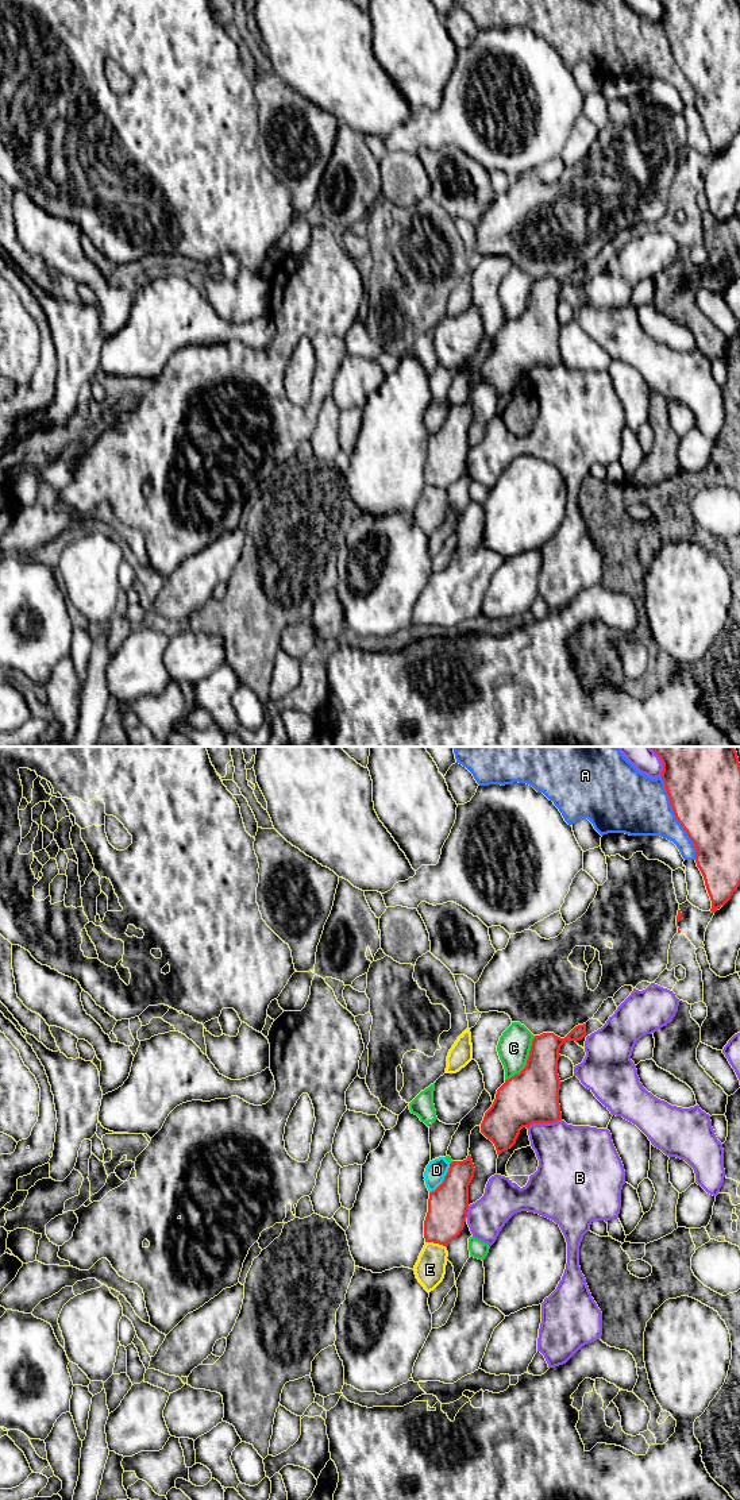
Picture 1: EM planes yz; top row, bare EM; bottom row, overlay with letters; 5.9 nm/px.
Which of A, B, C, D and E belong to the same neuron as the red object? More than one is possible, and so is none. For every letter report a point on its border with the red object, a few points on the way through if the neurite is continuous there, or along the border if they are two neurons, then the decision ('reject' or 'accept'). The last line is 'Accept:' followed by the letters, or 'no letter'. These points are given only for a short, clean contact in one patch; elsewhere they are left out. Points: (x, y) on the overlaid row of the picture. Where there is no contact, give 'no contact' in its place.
A: meets red in yz at (675, 817); reject
B: meets red in yz at (543, 1122); reject
C: meets red in yz at (527, 1061); reject
D: meets red in yz at (444, 1179); border along yz (450, 1164), (444, 1179), (430, 1192); reject
E: meets red in yz at (436, 1242); reject
Accept: no letter

